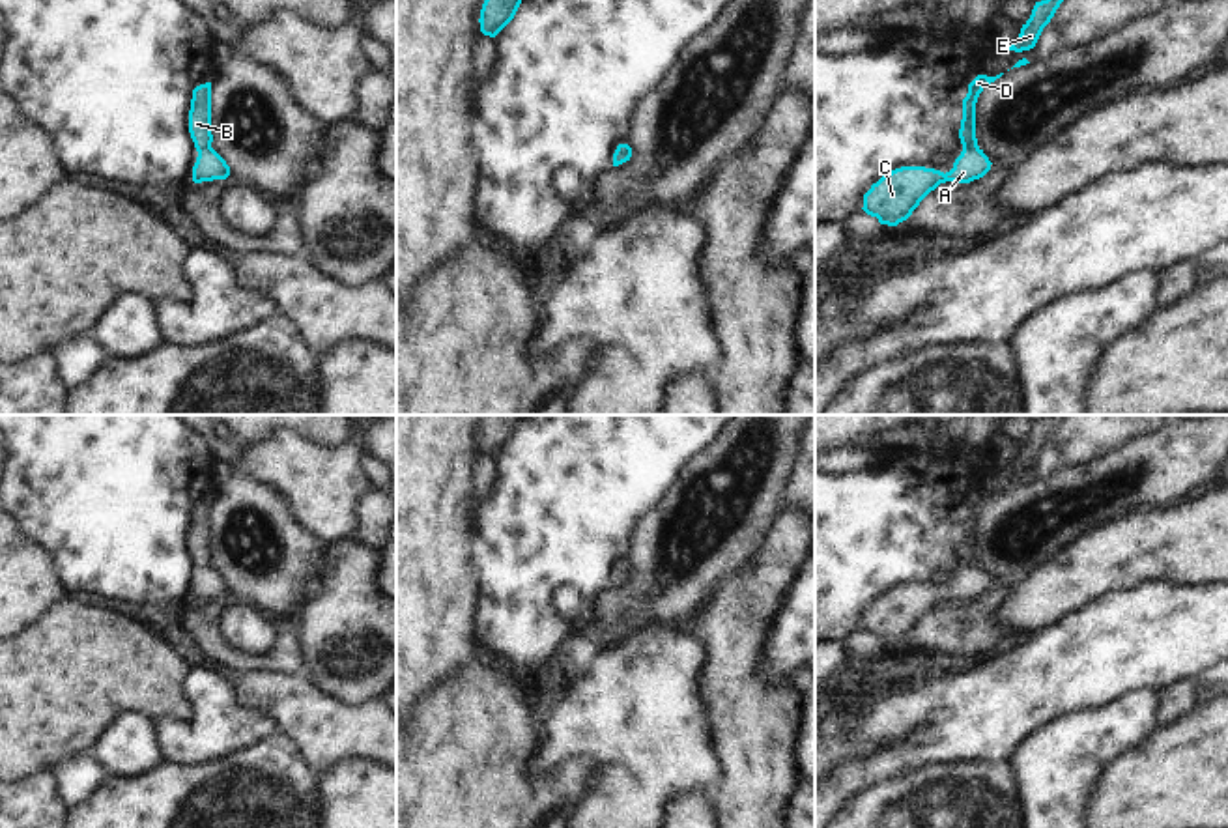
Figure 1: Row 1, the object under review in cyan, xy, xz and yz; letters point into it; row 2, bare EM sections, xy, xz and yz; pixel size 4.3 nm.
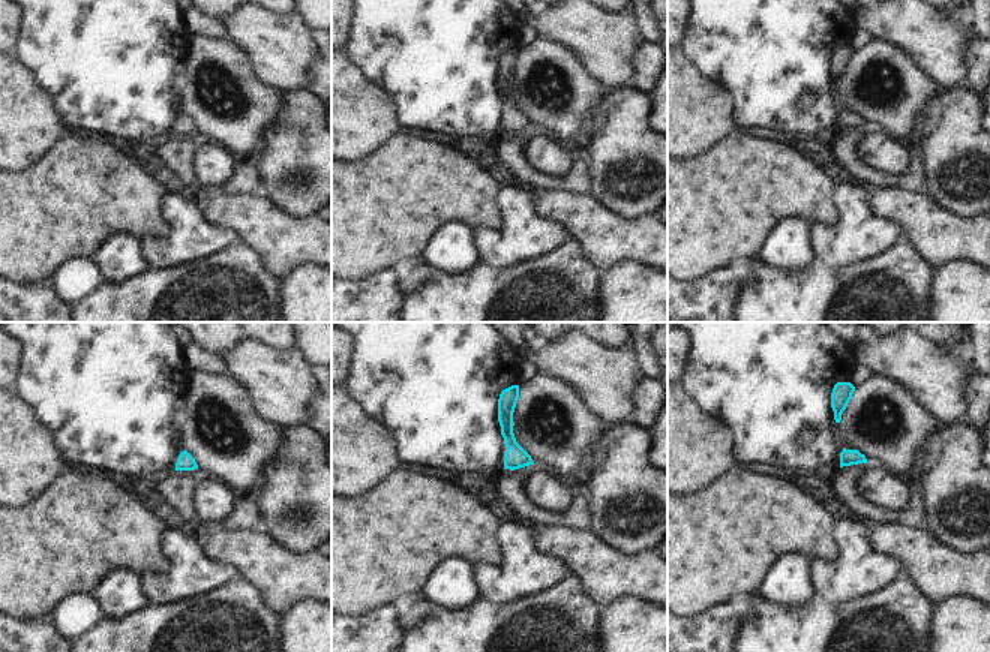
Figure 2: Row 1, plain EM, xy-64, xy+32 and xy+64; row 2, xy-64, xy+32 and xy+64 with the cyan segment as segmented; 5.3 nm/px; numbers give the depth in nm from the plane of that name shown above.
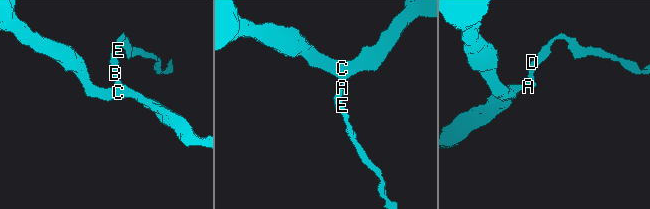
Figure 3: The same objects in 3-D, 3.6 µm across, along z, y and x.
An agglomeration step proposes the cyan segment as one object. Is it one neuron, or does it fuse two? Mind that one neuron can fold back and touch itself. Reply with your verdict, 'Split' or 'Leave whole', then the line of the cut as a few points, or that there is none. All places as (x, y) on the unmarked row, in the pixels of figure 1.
Leave whole. No split.

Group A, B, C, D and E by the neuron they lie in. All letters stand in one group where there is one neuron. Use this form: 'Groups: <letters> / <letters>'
Groups: A B C D E.

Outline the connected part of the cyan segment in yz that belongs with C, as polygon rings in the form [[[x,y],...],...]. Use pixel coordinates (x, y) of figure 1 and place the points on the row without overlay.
[[[1004,492],[996,495],[978,493],[968,503],[968,512],[963,518],[963,538],[959,548],[959,557],[963,563],[961,574],[955,578],[953,587],[950,591],[940,591],[925,585],[901,585],[888,592],[884,592],[871,607],[864,613],[864,630],[871,635],[877,635],[880,643],[897,645],[907,639],[912,630],[920,624],[920,621],[935,609],[940,602],[955,600],[955,602],[970,602],[974,598],[983,596],[991,589],[991,579],[978,564],[976,557],[976,521],[985,505],[1000,497]]]

